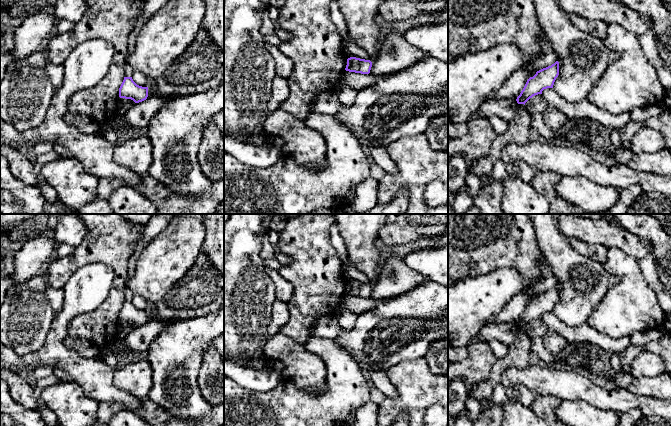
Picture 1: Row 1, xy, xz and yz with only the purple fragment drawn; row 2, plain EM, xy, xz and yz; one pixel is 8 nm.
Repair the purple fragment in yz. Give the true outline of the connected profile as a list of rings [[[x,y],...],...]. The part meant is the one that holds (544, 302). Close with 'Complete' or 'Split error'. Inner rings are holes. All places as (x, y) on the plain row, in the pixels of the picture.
[[[556,285],[551,290],[543,292],[530,301],[516,325],[518,328],[524,328],[533,320],[542,318],[547,312],[553,312],[554,306],[559,299],[559,286]]]. Complete

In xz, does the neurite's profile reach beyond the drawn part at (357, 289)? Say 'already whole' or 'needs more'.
already whole

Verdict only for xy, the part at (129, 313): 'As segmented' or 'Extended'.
As segmented

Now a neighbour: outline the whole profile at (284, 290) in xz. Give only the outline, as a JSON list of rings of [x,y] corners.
[[[265,267],[266,273],[271,277],[275,285],[275,296],[276,300],[288,303],[293,296],[293,286],[292,284],[285,280],[278,270]]]

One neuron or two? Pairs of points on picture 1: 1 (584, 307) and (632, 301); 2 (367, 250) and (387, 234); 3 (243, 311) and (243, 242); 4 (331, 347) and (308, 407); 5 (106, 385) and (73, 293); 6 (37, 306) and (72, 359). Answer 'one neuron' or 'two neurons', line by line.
1: two neurons
2: two neurons
3: one neuron
4: one neuron
5: one neuron
6: two neurons

